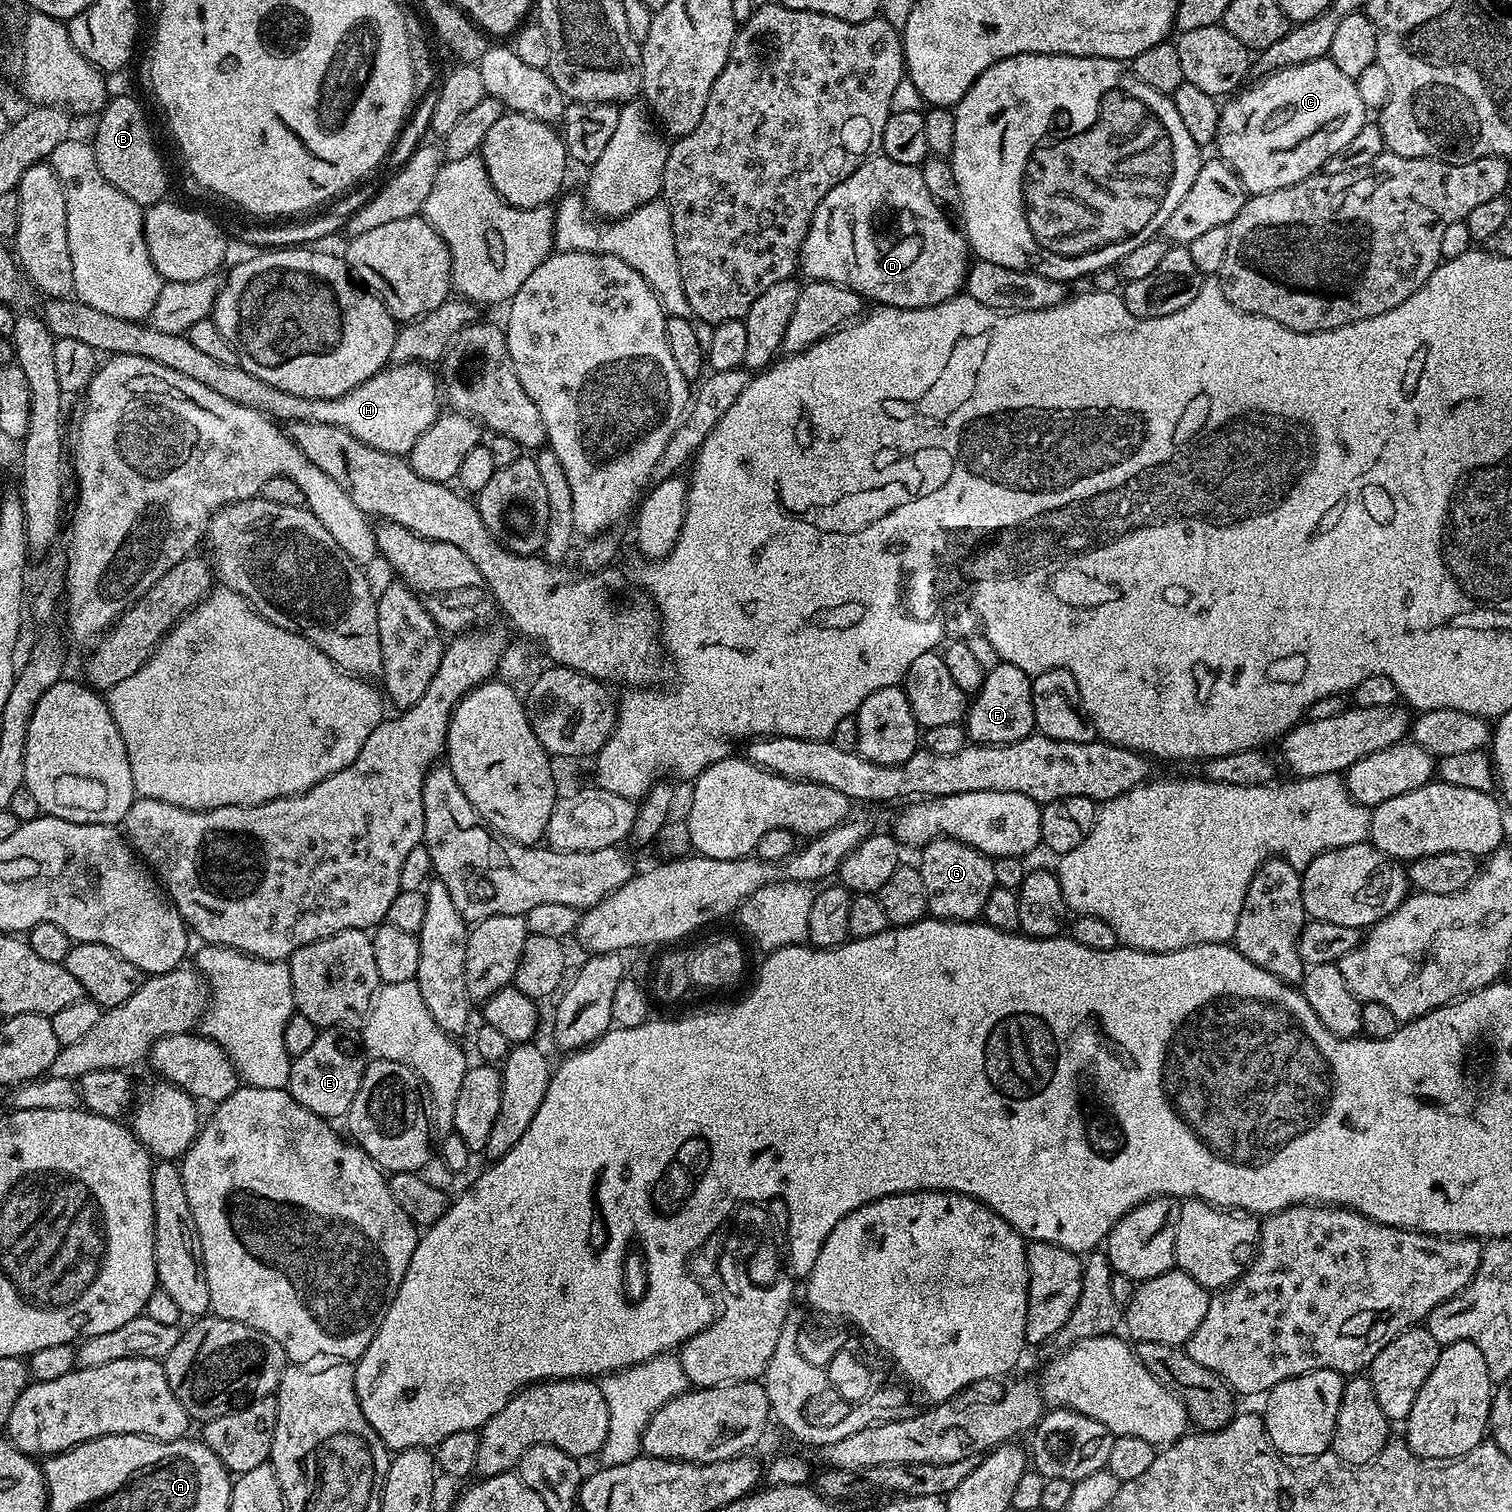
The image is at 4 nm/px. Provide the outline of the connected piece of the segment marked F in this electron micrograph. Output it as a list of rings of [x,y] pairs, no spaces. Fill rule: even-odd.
[[[1003,662],[985,671],[982,686],[971,697],[966,713],[969,741],[974,744],[1009,744],[1033,735],[1035,727],[1032,677],[1018,670],[1018,666]]]

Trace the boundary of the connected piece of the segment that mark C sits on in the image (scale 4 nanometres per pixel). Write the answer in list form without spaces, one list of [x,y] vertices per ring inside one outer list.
[[[1332,60],[1302,62],[1302,66],[1279,68],[1277,72],[1261,75],[1259,79],[1257,84],[1249,83],[1223,101],[1214,141],[1214,148],[1220,151],[1217,152],[1219,159],[1236,171],[1245,193],[1282,190],[1302,182],[1307,176],[1317,175],[1325,162],[1349,145],[1366,123],[1366,109],[1355,79],[1342,74]]]

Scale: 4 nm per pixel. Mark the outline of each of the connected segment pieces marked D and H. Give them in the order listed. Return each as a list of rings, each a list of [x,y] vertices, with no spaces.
[[[877,154],[872,159],[866,160],[862,166],[858,166],[858,170],[854,170],[854,174],[850,174],[845,180],[838,182],[838,186],[834,186],[834,190],[830,190],[830,194],[826,194],[826,198],[822,198],[822,202],[818,202],[818,206],[812,211],[812,221],[800,247],[799,271],[805,272],[809,281],[828,280],[832,284],[843,284],[845,288],[854,290],[865,301],[873,300],[871,303],[876,306],[929,308],[935,304],[941,304],[950,298],[961,295],[970,263],[970,249],[967,239],[957,225],[955,228],[948,221],[947,215],[949,216],[949,213],[932,197],[930,190],[926,190],[926,182],[922,182],[922,174],[917,165],[894,162],[888,156]]]
[[[48,298],[43,303],[44,324],[58,340],[75,338],[78,342],[86,342],[86,346],[96,353],[109,357],[150,358],[162,366],[170,366],[170,370],[178,370],[178,374],[186,374],[186,378],[194,378],[194,382],[202,382],[202,386],[214,390],[214,394],[222,394],[222,398],[230,398],[230,402],[238,402],[238,406],[258,410],[277,422],[308,420],[312,424],[338,426],[354,434],[354,438],[366,446],[395,456],[411,453],[417,438],[430,430],[430,426],[442,414],[442,388],[437,373],[423,364],[393,363],[338,398],[311,400],[298,394],[286,394],[278,390],[278,386],[270,386],[270,382],[254,378],[254,374],[250,374],[239,362],[234,366],[217,362],[213,356],[199,352],[187,335],[162,334],[149,323],[102,314],[102,310],[94,310],[94,306],[86,306],[86,302],[75,298]]]

